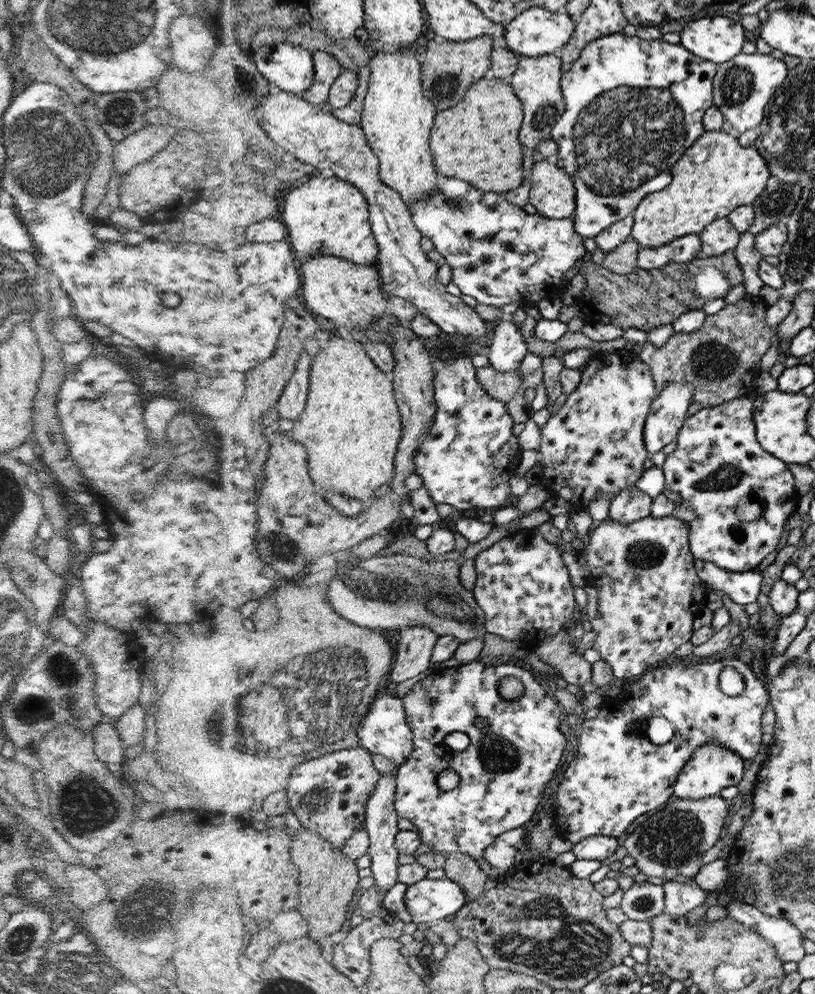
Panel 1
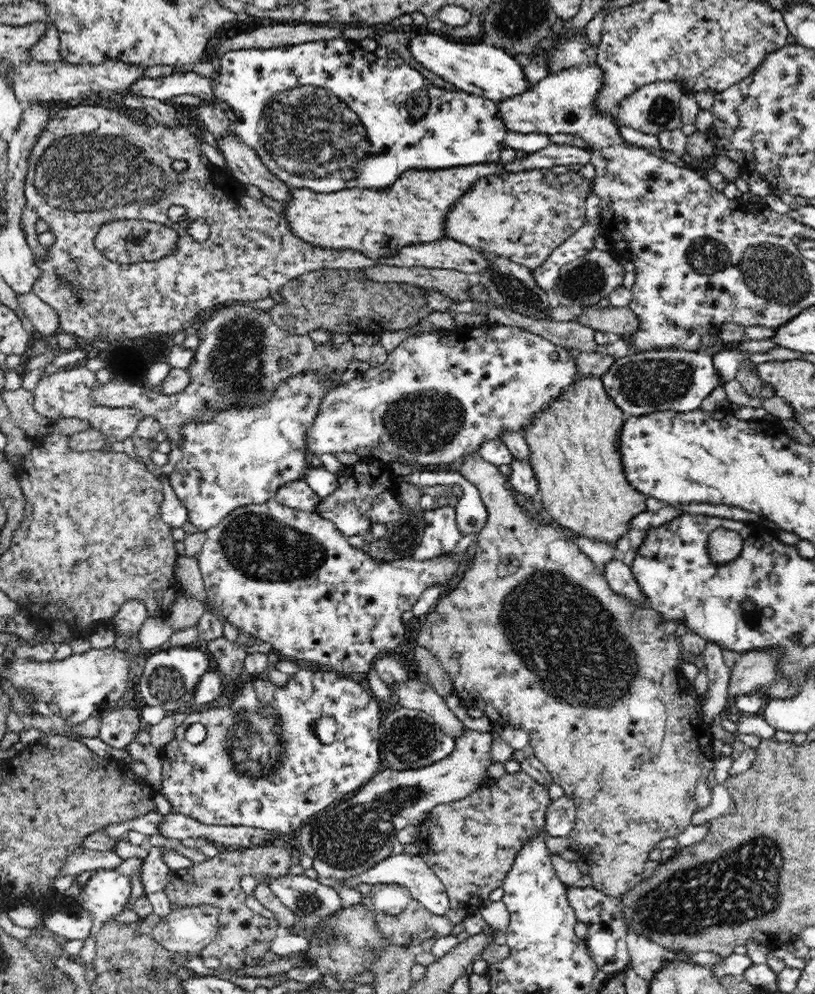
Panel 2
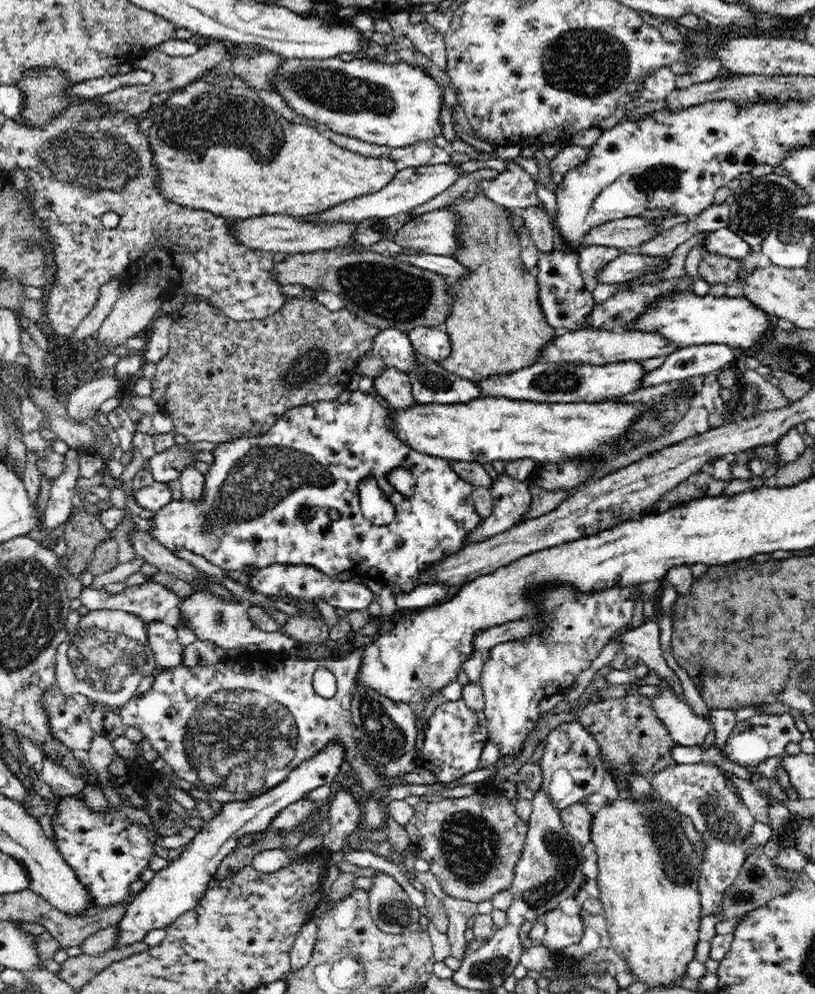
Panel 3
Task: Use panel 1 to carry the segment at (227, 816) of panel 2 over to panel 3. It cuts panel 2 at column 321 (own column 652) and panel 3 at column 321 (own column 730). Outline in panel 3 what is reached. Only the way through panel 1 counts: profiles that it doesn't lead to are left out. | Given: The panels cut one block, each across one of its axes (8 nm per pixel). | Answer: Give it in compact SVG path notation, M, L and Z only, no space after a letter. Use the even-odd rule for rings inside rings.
M361 649L352 650L341 660L302 659L283 652L272 653L272 656L266 656L266 662L254 660L248 668L224 660L204 666L189 667L182 664L162 669L154 677L148 692L122 706L109 709L118 713L127 727L138 728L150 740L175 780L192 784L192 788L200 789L207 800L216 800L216 804L245 801L263 795L286 780L289 772L303 761L310 760L334 739L342 739L346 743L346 761L352 766L360 786L367 792L374 792L382 786L383 781L358 747L354 737L356 725L351 721L348 708L360 664ZM320 667L328 669L336 677L337 692L332 698L322 698L312 688L313 674Z

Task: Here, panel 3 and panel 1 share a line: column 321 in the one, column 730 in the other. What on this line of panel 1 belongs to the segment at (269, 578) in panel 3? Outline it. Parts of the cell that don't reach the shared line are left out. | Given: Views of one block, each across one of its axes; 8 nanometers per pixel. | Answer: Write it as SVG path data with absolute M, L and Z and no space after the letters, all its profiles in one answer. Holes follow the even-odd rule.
M696 560L696 571L700 572L702 582L730 597L736 605L757 602L763 580L761 572L754 569L751 572L732 572L701 560Z

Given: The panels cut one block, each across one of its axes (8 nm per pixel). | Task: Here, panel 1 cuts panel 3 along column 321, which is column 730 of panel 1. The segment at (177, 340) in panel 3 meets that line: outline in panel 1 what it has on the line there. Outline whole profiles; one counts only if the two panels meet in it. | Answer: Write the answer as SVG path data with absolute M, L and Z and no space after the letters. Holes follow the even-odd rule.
M747 295L735 304L726 304L720 312L707 315L707 322L696 332L688 334L674 333L670 336L670 340L660 347L646 341L643 344L642 352L636 356L644 364L651 367L658 392L662 392L662 388L665 388L667 383L690 382L690 384L696 384L695 398L702 408L712 408L734 400L734 398L742 398L744 392L752 390L754 380L761 373L760 358L772 346L770 344L770 336L772 336L770 325L766 322L768 306L757 296Z

